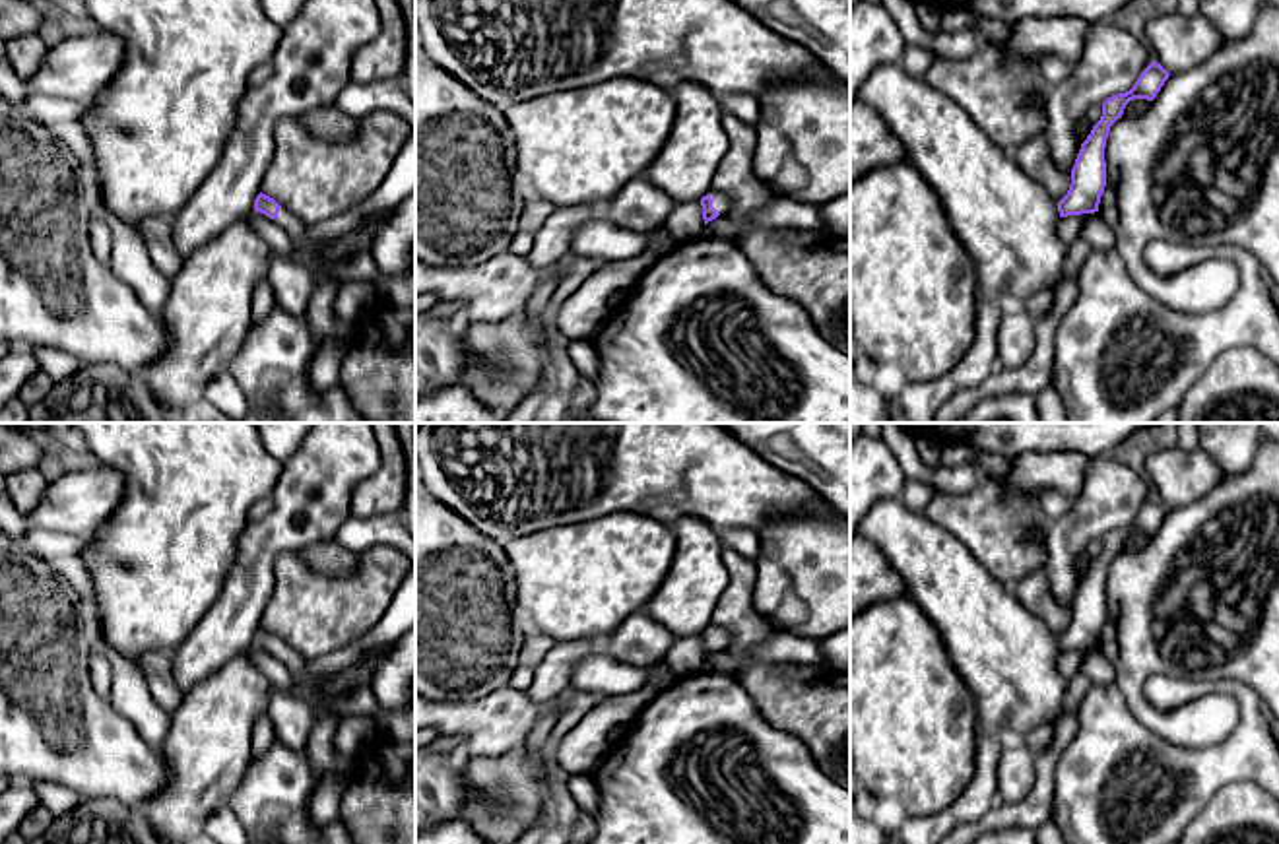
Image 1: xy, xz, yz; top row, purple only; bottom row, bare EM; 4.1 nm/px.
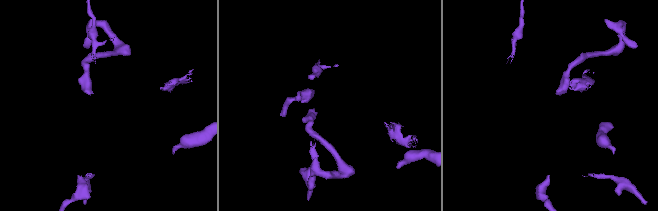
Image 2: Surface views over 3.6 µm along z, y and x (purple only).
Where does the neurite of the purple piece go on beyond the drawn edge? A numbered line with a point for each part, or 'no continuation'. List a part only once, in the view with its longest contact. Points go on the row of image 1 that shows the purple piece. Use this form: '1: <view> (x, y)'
1: xz (721, 202)

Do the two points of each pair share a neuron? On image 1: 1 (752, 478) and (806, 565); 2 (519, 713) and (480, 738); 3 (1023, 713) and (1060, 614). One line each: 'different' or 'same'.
1: different
2: same
3: different

